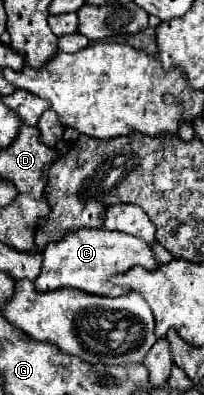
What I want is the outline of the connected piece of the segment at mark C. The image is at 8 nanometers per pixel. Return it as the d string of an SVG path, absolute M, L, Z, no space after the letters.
M79 229L69 231L63 235L63 239L53 241L43 251L43 267L39 277L33 281L35 289L55 291L61 287L79 289L93 295L109 295L111 283L109 277L117 273L129 271L129 267L141 265L145 269L157 267L157 261L153 259L151 247L143 243L141 239L121 233L121 231L107 231L107 229Z

